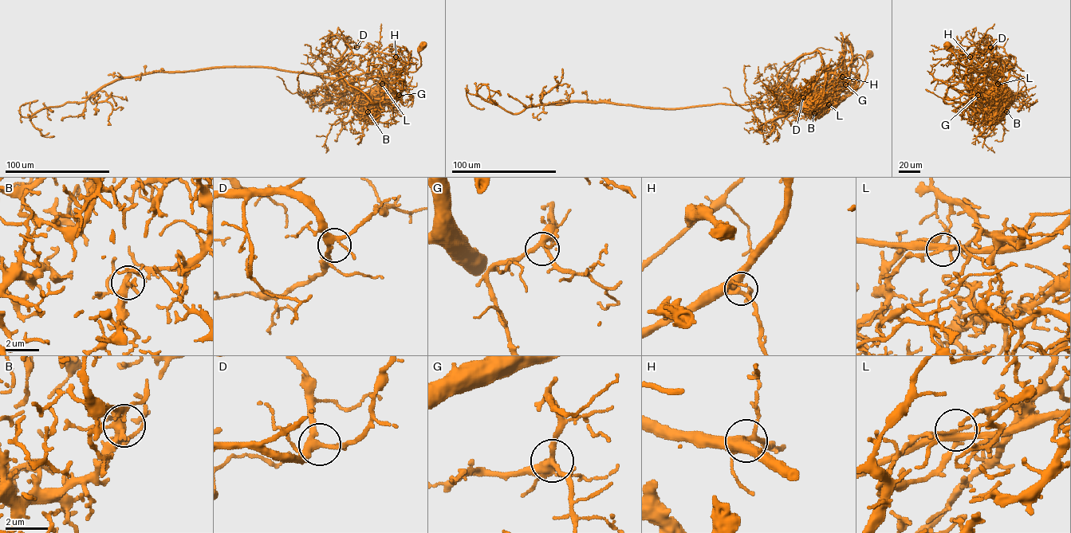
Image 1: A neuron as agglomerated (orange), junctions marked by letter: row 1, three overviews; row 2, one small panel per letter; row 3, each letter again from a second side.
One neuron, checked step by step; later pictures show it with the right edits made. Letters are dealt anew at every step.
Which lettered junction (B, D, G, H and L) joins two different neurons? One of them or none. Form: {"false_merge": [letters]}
{"false_merge": ["L"]}

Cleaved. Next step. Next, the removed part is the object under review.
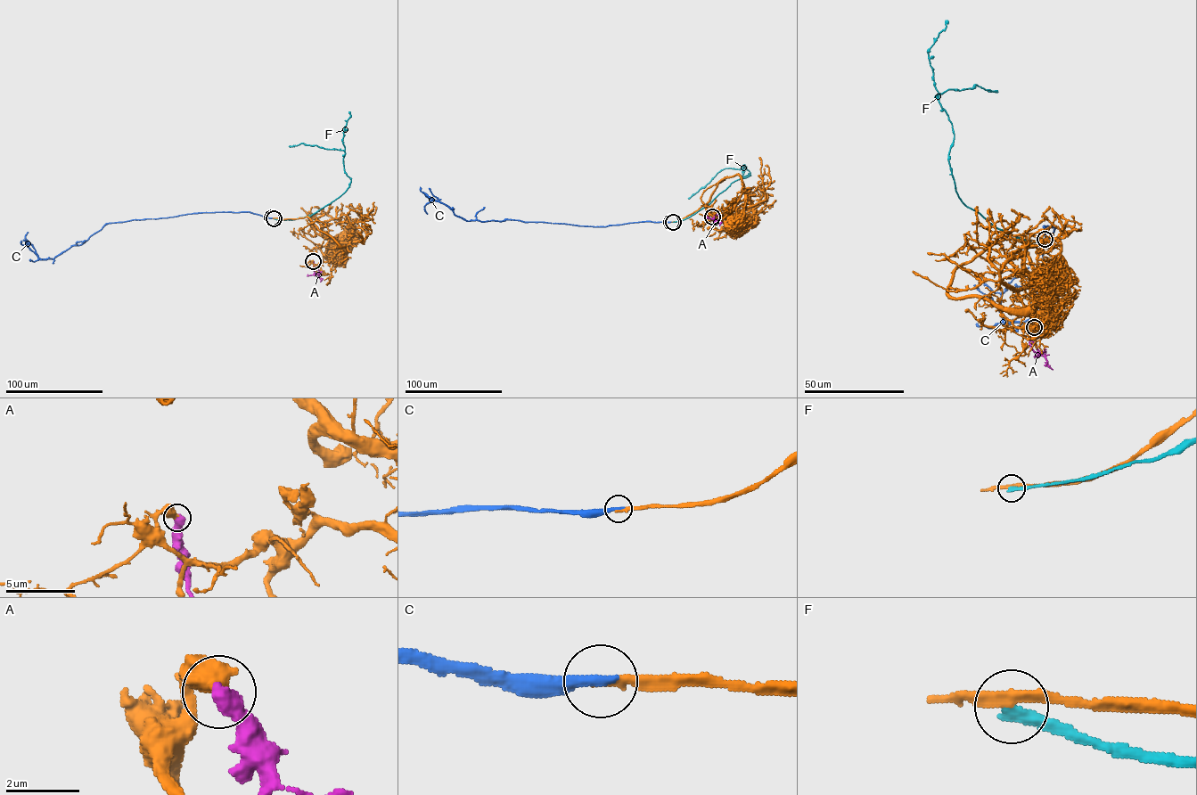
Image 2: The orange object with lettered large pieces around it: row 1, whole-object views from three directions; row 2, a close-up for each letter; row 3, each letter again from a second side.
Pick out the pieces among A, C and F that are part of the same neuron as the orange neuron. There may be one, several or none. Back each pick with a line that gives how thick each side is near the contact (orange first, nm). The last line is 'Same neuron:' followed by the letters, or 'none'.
C: Thickness 240 nm (orange) against 300 nm
Same neuron: C

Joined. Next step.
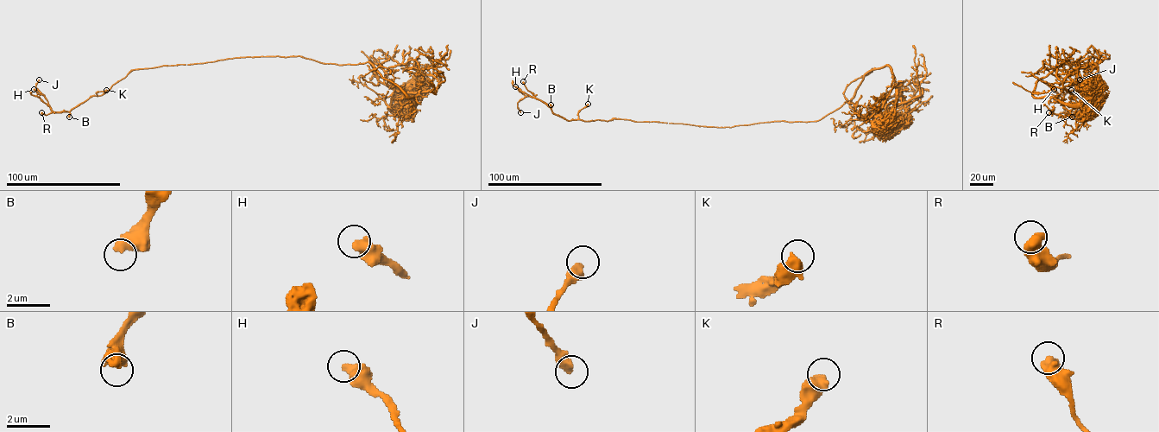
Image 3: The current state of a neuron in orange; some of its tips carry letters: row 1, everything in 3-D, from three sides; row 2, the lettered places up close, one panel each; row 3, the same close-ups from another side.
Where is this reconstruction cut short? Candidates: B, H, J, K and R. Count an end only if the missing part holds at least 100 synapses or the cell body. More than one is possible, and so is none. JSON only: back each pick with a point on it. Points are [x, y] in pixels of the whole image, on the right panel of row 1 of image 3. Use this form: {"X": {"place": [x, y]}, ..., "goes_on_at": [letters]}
{"goes_on_at": []}

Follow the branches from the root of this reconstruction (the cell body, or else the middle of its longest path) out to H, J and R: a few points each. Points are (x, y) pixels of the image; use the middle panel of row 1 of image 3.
H: (771, 122), (717, 127), (617, 118), (567, 120), (555, 114), (539, 100), (525, 96), (515, 86)
J: (771, 122), (717, 127), (617, 118), (567, 120), (530, 96), (517, 103), (520, 112)
R: (771, 122), (717, 127), (617, 118), (567, 120), (555, 114), (537, 98), (523, 81)

